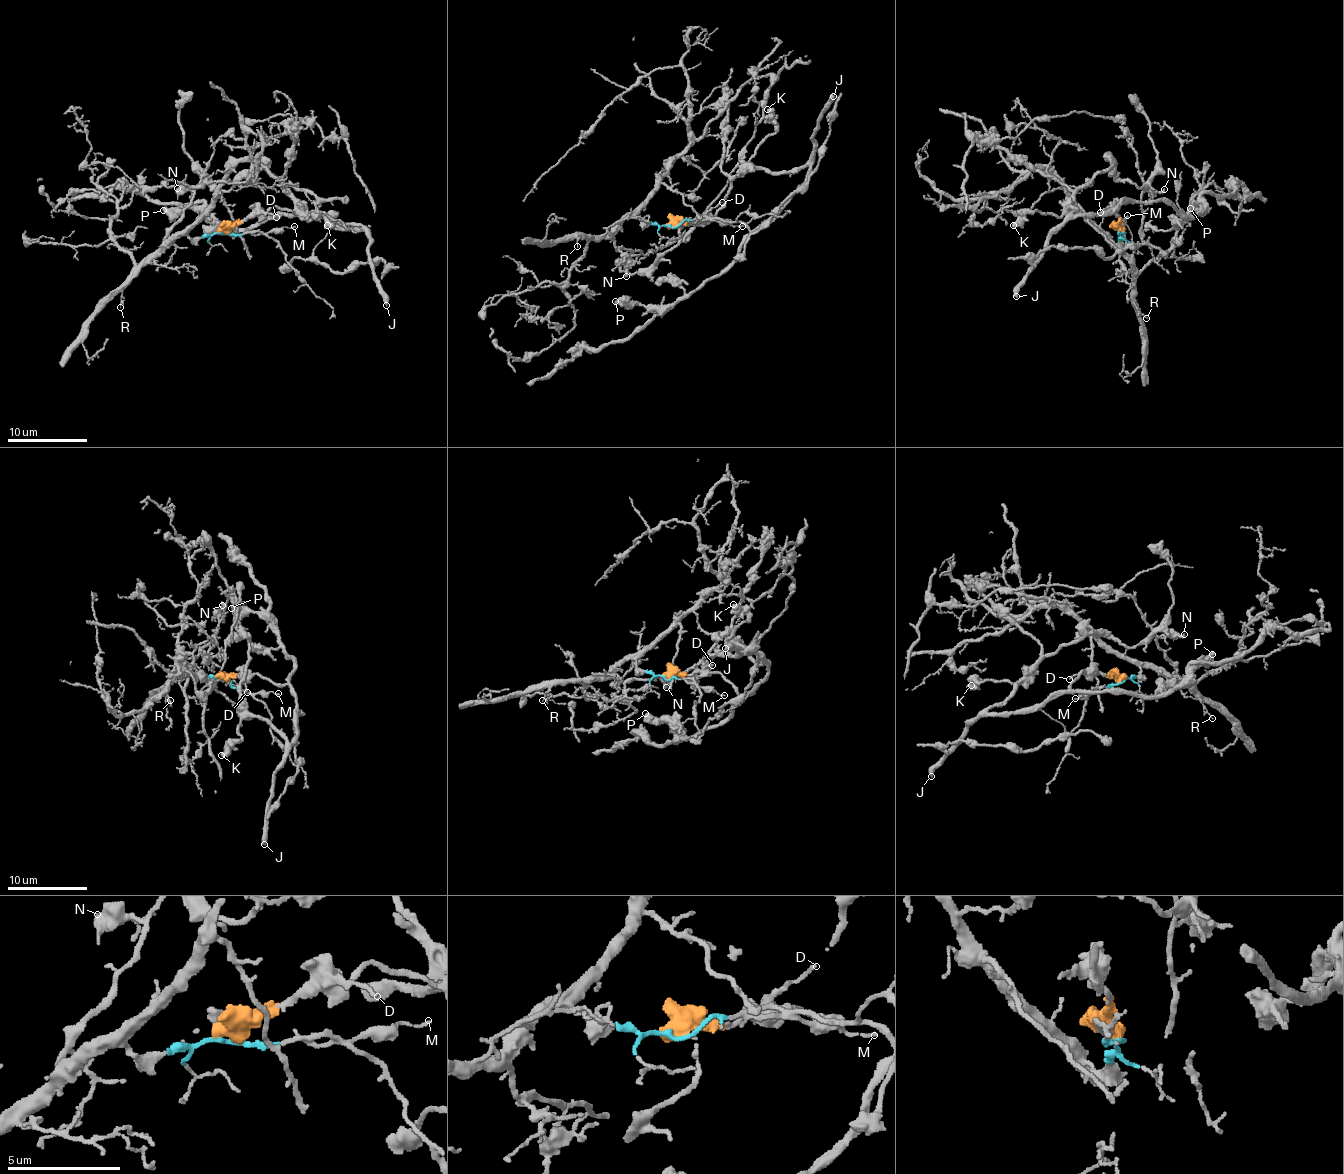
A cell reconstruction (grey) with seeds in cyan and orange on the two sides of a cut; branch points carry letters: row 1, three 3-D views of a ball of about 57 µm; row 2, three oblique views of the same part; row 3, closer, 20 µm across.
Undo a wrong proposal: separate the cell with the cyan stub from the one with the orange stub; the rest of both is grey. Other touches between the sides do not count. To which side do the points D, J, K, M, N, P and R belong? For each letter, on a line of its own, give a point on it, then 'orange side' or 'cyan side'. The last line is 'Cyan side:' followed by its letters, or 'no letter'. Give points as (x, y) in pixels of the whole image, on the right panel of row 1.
D: place (1100, 212); orange side
J: place (1016, 296); orange side
K: place (1013, 225); orange side
M: place (1127, 215); cyan side
N: place (1164, 189); cyan side
P: place (1190, 208); orange side
R: place (1146, 318); cyan side
Cyan side: M, N, R

